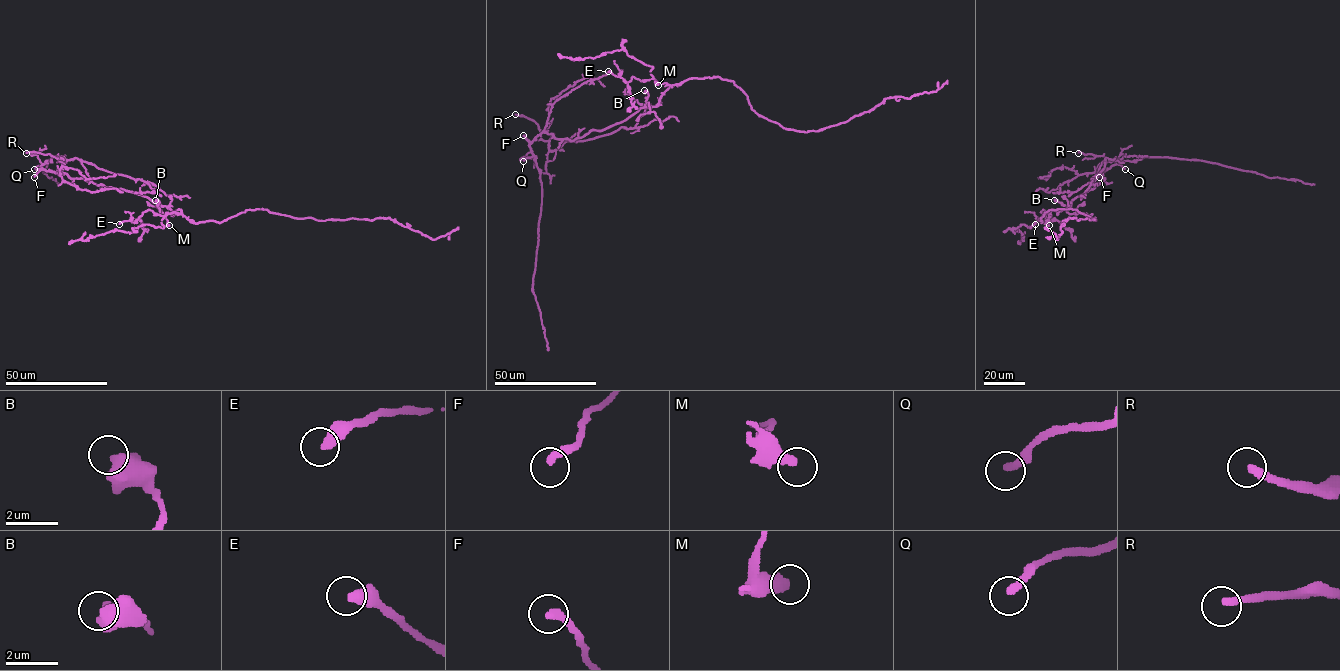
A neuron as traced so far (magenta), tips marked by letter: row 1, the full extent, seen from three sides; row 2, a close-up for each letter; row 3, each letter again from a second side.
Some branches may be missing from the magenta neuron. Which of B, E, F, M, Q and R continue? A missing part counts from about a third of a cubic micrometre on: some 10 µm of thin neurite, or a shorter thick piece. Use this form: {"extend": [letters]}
{"extend": ["E", "Q", "R"]}

